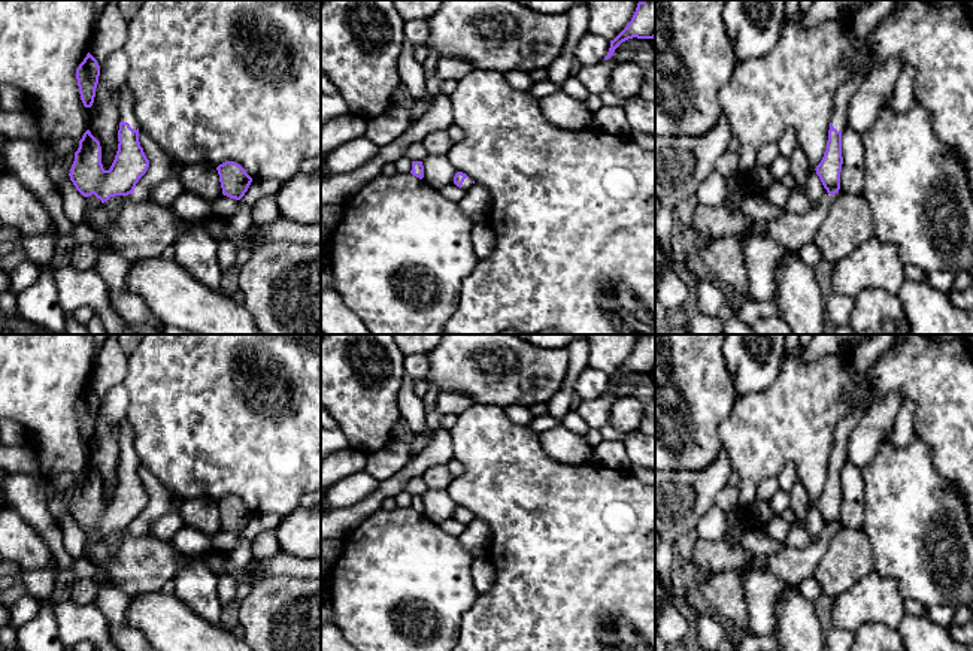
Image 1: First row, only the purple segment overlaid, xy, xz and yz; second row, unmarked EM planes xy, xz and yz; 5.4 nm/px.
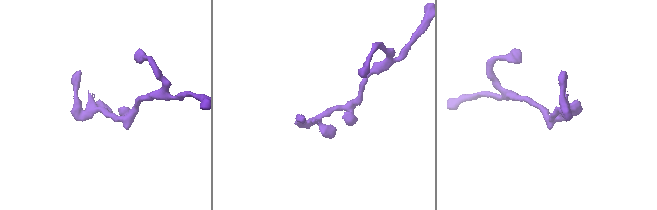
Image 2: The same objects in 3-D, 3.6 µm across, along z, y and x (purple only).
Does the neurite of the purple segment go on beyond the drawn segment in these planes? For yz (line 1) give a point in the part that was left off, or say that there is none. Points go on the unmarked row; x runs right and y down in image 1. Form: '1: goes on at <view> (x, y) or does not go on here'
1: goes on at yz (843, 429)

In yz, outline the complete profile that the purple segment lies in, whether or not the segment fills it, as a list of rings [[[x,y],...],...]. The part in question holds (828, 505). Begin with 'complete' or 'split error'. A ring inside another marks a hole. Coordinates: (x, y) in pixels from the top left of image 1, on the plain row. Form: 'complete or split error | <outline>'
split error | [[[864,406],[852,408],[836,426],[831,457],[828,464],[827,485],[816,500],[824,523],[828,529],[836,529],[840,524],[840,506],[843,499],[842,491],[842,466],[846,461],[846,445],[851,433],[866,415]]]

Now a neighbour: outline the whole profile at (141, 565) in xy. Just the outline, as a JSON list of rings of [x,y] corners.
[[[133,529],[124,532],[115,551],[100,539],[90,548],[87,558],[104,569],[109,581],[128,597],[161,591],[179,569],[179,551],[170,541],[151,533],[137,536]]]

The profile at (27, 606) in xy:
[[[25,594],[22,596],[12,608],[10,608],[10,623],[15,630],[18,630],[22,624],[33,620],[39,612],[40,602],[39,599]]]

